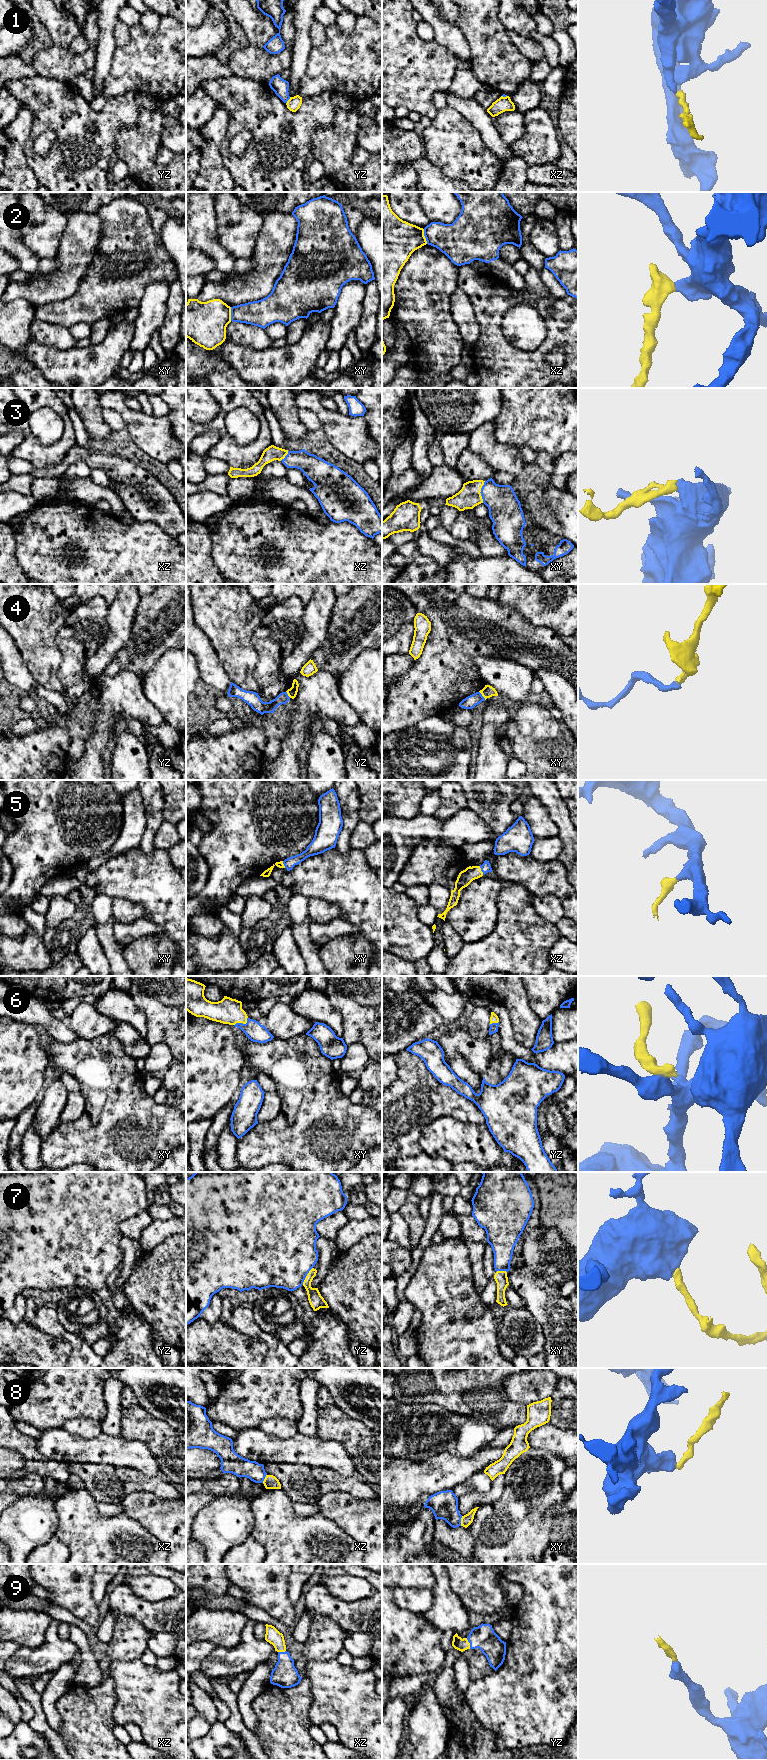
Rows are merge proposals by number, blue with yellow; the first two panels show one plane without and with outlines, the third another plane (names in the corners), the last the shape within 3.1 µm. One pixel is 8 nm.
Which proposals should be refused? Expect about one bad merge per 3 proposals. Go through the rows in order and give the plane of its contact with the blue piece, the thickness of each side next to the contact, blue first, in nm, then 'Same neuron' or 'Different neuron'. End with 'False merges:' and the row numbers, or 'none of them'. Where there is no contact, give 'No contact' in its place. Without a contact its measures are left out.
1: Touches blue in yz. Thickness 130 nm (blue) against 110 nm. Different neuron
2: Touches blue in xz. Thickness 280 nm (blue) against 360 nm. Different neuron
3: Touches blue in xy. Thickness 260 nm (blue) against 180 nm. Same neuron
4: Touches blue in xy. Thickness 100 nm (blue) against 100 nm. Different neuron
5: Touches blue in xz. Thickness 80 nm (blue) against 120 nm. Same neuron
6: Touches blue in xy. Thickness 150 nm (blue) against 200 nm. Same neuron
7: Touches blue in yz. Thickness 500 nm (blue) against 120 nm. Different neuron
8: Touches blue in xy. Thickness 220 nm (blue) against 90 nm. Different neuron
9: Touches blue in yz. Thickness 190 nm (blue) against 100 nm. Same neuron
False merges: 1, 2, 4, 7, 8

